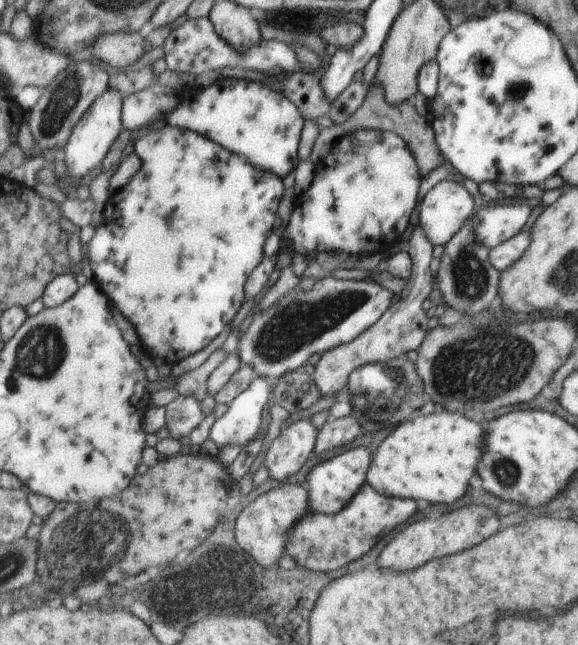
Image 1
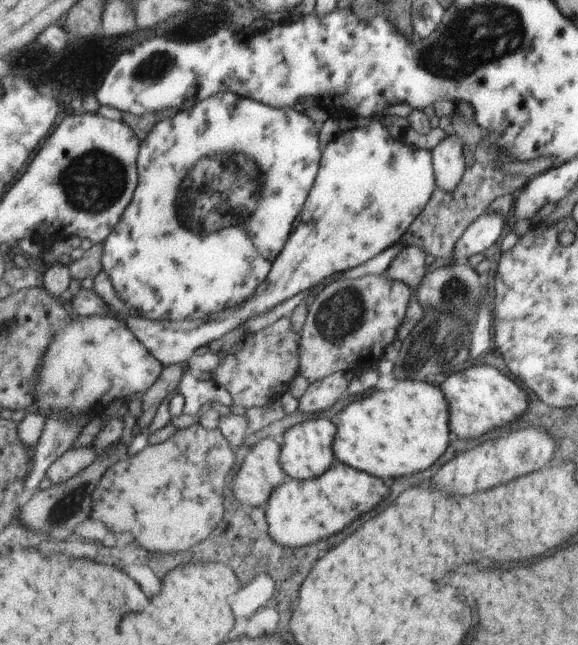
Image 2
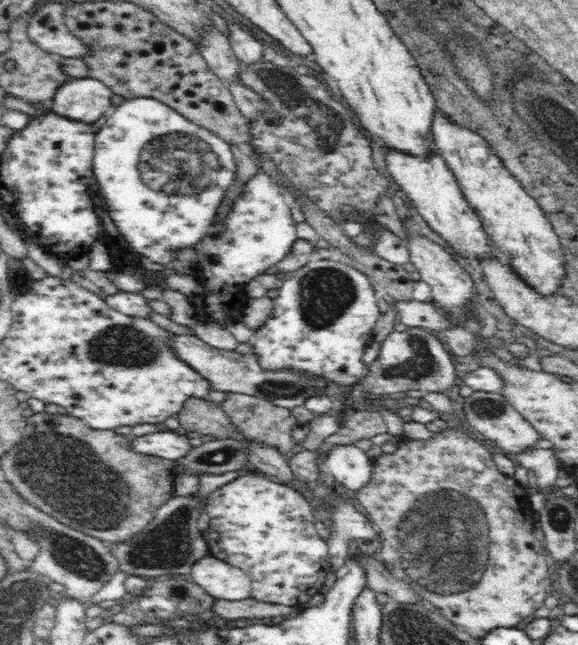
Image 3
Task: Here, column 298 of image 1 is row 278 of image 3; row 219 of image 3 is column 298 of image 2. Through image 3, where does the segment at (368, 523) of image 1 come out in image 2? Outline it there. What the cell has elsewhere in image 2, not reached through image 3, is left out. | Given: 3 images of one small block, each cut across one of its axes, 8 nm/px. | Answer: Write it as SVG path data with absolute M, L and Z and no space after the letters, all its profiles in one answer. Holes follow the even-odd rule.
M339 462L323 472L323 476L317 476L313 480L285 478L277 488L271 490L271 496L265 504L267 534L273 542L283 544L285 548L311 544L319 538L327 538L339 532L353 518L375 508L385 494L387 488L379 478Z

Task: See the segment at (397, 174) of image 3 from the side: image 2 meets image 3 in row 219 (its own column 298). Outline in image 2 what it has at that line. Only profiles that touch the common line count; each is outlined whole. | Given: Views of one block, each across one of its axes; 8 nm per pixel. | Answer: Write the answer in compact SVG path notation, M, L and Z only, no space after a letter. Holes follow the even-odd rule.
M319 416L287 428L283 432L283 450L281 450L281 466L285 476L295 480L313 480L317 476L323 476L323 472L327 472L335 464L333 454L335 436L337 436L335 422Z

